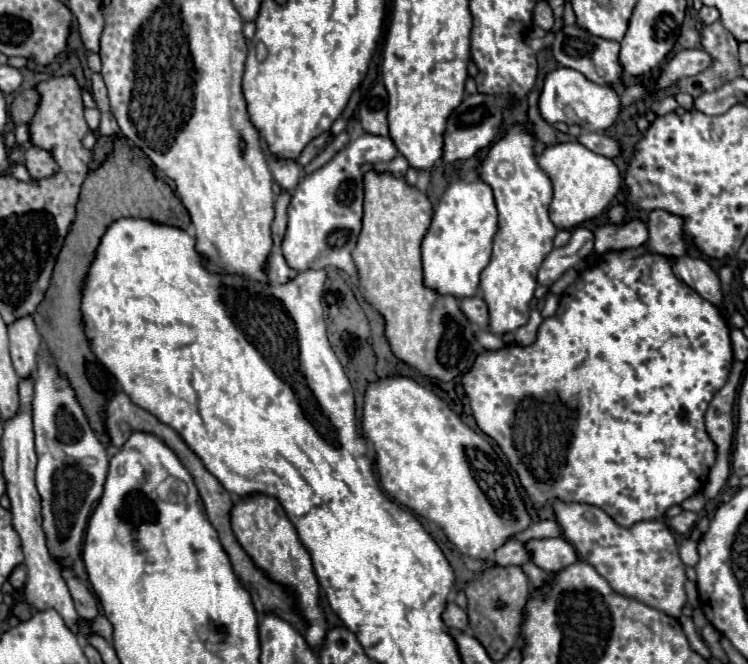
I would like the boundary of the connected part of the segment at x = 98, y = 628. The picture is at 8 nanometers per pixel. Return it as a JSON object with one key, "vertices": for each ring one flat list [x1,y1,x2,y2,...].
{"vertices":[[96,616,94,618,94,622,92,622,92,630,96,632,96,634,100,634,100,636,104,636,106,640,112,640,112,624,108,622,108,618,106,616]]}

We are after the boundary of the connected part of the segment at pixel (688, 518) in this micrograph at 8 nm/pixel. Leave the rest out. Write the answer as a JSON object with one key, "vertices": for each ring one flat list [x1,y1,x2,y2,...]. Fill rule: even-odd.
{"vertices":[[680,512,678,516,674,516,674,518,668,522,668,526,670,526,676,534,686,534,686,532,692,530,694,522,696,522,696,514,694,514,694,512]]}

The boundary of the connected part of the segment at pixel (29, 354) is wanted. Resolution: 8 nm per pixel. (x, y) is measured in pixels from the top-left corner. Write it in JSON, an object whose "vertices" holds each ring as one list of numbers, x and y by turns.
{"vertices":[[32,316,18,318,8,326,10,338,10,354,16,374,20,378,28,378,38,362,38,352,42,348,42,336,34,324]]}

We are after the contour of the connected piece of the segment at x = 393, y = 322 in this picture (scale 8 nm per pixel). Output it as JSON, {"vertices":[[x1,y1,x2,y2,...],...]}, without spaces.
{"vertices":[[364,174,364,226,358,238,358,246,352,252,352,260,358,270,358,284,362,288,364,300,382,314,384,318,384,336,390,344,392,354,416,368,422,376,436,378,440,382,450,382,464,376,472,366,476,356,474,352,474,326,468,322,464,312,458,306,458,300,450,294,440,294,434,288,424,284,422,276,422,258,420,244,432,222,432,204,430,200,408,186,404,180,396,180,390,174]]}

